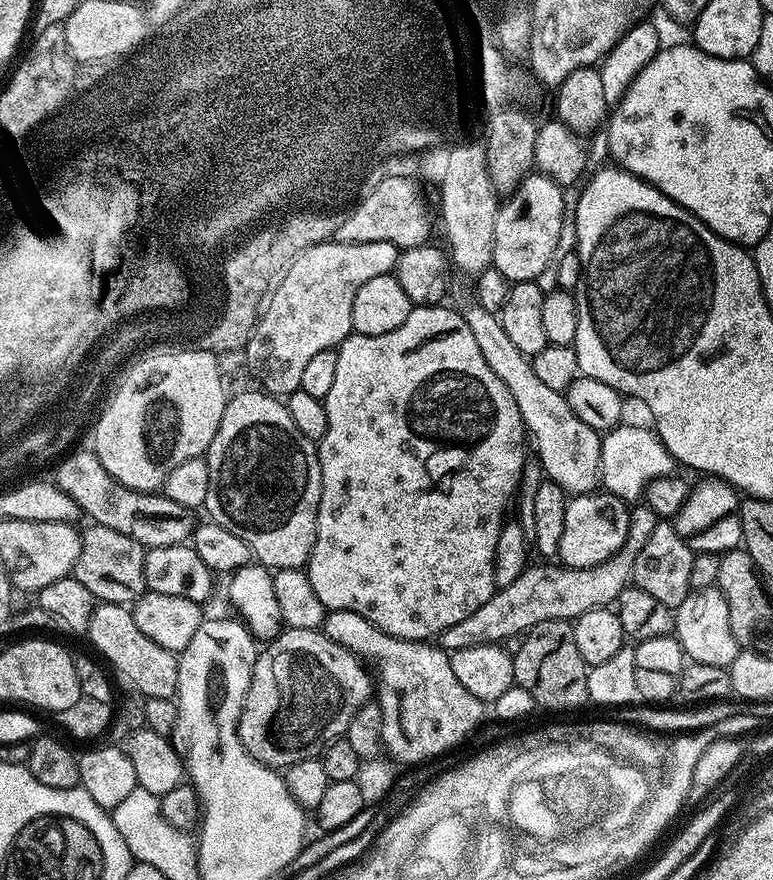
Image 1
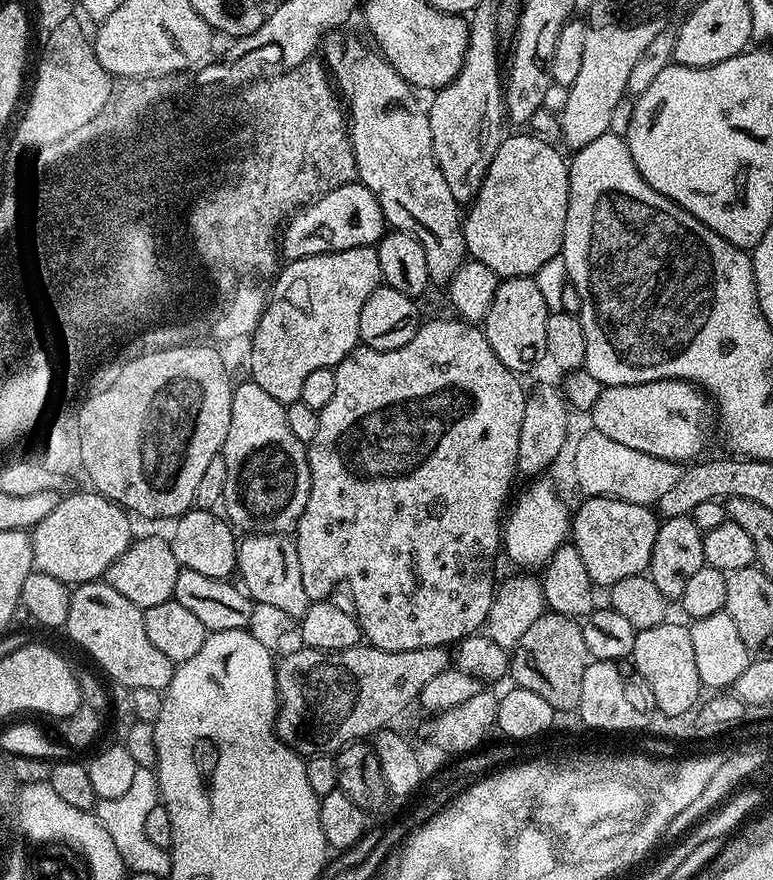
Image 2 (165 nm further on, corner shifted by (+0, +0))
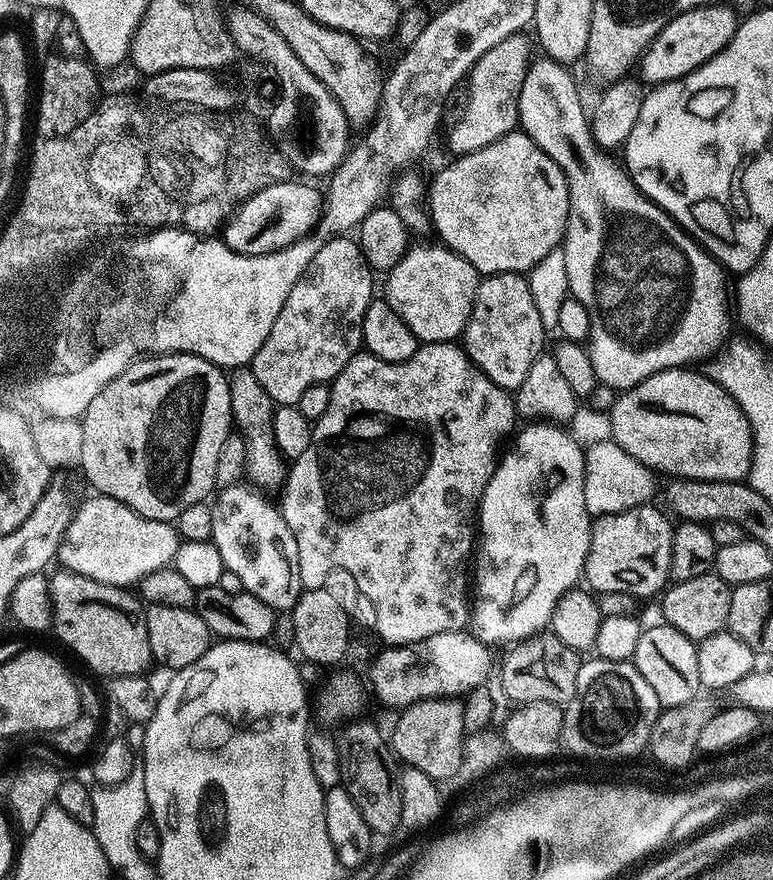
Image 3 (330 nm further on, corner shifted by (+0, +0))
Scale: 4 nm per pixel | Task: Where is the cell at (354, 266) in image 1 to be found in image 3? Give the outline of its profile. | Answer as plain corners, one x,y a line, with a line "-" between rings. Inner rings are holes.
347,235
327,240
314,254
310,266
298,278
274,330
262,342
262,350
254,354
250,365
254,378
262,382
262,390
270,394
273,405
295,406
302,393
315,384
335,380
349,358
361,351
364,343
362,326
366,310
374,299
373,269
364,261
359,243

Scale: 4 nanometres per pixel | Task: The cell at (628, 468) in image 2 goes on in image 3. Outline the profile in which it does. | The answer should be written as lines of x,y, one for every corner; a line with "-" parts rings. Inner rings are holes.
612,439
585,449
584,472
585,503
588,515
593,518
622,513
651,501
654,490
651,469
626,454

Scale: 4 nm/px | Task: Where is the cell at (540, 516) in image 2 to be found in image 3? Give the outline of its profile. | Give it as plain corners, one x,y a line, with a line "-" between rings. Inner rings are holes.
559,423
525,424
528,425
515,433
512,449
499,457
478,509
470,631
489,646
511,646
545,631
551,625
560,599
581,583
586,554
590,550
593,517
588,515
583,489
585,449
569,429

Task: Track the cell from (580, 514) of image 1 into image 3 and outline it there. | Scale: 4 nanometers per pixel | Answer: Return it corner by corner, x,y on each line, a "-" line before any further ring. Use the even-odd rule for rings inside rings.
644,503
622,513
593,519
590,550
586,554
583,574
593,593
617,592
637,598
663,593
672,575
670,550
674,524
663,511
660,513
652,507
651,503

